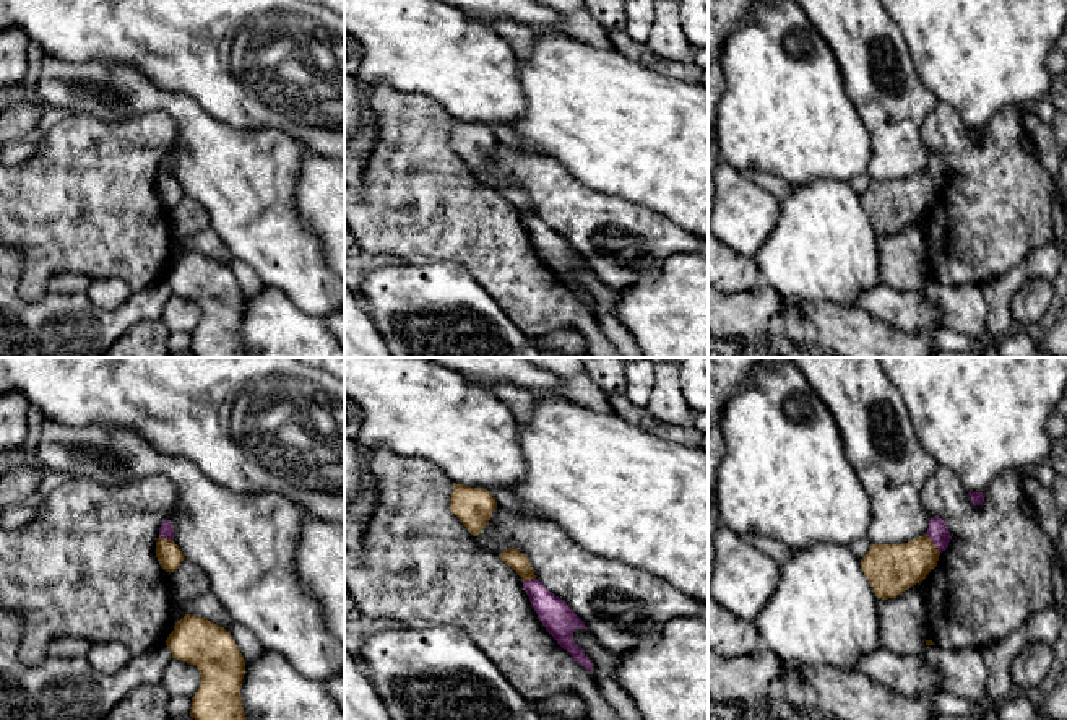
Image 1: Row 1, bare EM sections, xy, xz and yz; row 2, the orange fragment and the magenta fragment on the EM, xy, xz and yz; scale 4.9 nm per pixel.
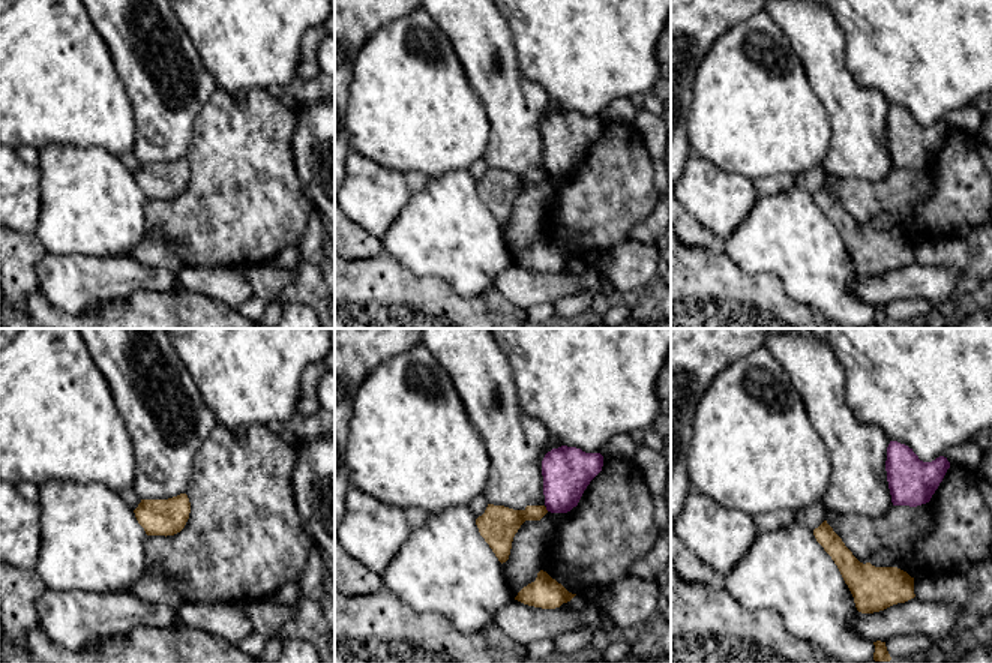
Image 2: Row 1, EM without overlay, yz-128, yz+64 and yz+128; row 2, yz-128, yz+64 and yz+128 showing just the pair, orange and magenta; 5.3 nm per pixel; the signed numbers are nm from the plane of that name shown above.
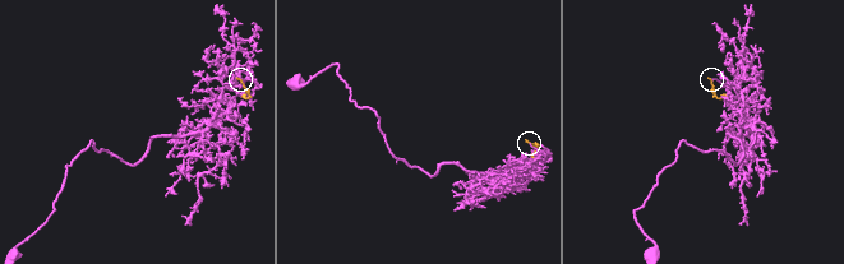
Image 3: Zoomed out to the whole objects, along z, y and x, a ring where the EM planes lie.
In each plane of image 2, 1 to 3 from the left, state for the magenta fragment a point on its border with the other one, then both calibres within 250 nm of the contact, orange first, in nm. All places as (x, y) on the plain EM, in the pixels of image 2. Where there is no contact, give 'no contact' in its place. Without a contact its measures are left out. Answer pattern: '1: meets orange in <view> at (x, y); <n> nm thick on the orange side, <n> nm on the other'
1: no contact
2: meets orange in yz+64 at (545, 173); 180 nm thick on the orange side, 260 nm on the other
3: no contact

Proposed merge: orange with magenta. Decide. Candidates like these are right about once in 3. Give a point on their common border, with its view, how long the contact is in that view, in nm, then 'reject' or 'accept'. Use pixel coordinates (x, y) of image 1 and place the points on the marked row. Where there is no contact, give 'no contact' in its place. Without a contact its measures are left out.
contact yz (933, 543); length 120 nm; reject

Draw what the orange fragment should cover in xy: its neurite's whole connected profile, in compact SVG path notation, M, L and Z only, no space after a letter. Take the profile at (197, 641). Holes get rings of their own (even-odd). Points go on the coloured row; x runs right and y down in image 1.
M185 614L166 640L172 658L198 668L201 683L192 697L195 720L247 720L242 707L245 660L232 635L218 624Z

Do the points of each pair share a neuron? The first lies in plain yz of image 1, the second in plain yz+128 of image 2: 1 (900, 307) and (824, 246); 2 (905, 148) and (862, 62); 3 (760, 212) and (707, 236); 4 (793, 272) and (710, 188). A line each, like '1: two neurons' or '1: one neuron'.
1: two neurons
2: two neurons
3: two neurons
4: two neurons

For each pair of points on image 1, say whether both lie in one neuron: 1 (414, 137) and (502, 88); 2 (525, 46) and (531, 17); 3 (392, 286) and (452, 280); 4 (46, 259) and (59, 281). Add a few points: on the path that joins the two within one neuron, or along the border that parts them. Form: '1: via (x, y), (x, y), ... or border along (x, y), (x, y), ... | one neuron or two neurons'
1: border along (419, 96), (436, 99), (453, 117) | two neurons
2: border along (491, 18), (520, 21), (533, 33) | two neurons
3: via (406, 286), (437, 286) | one neuron
4: border along (91, 280), (77, 273), (57, 273), (47, 290) | two neurons

